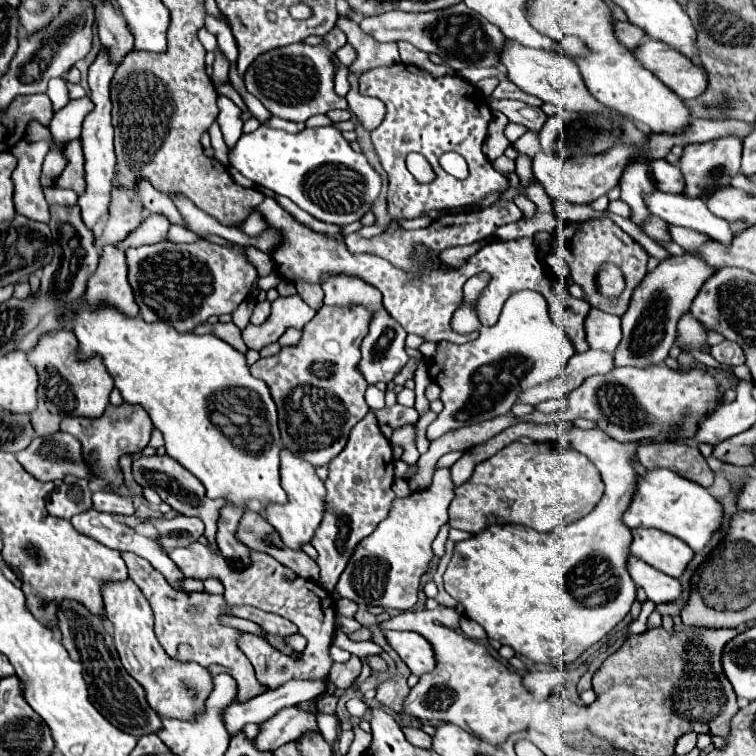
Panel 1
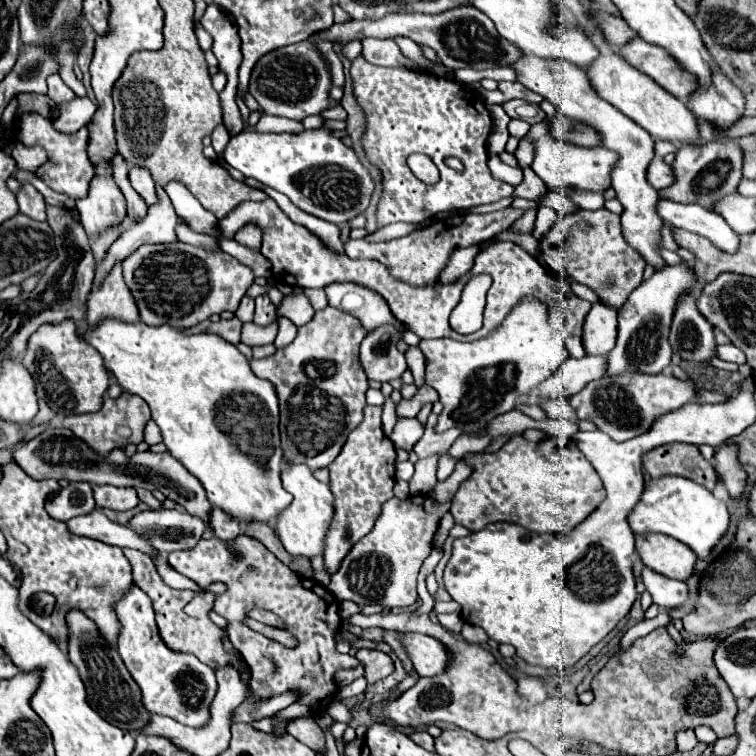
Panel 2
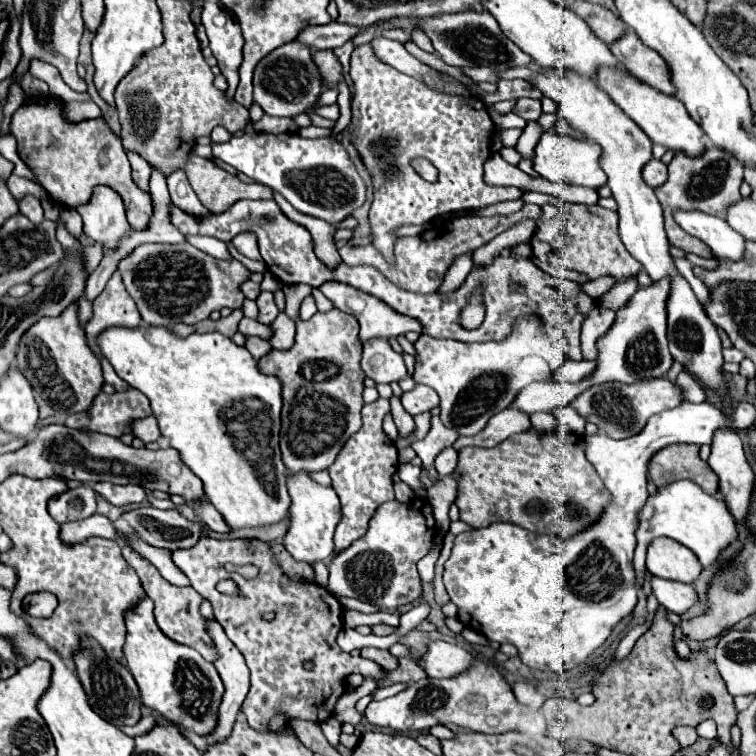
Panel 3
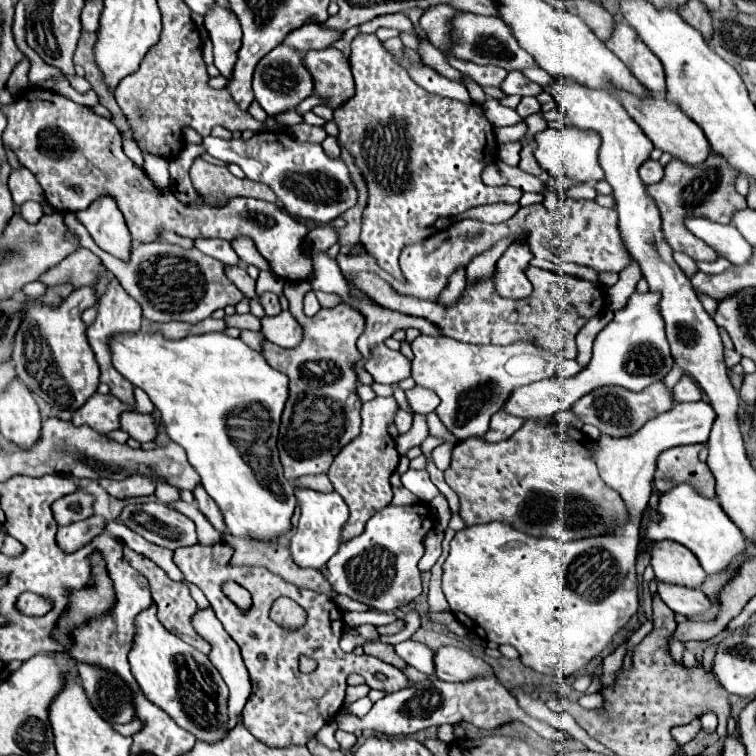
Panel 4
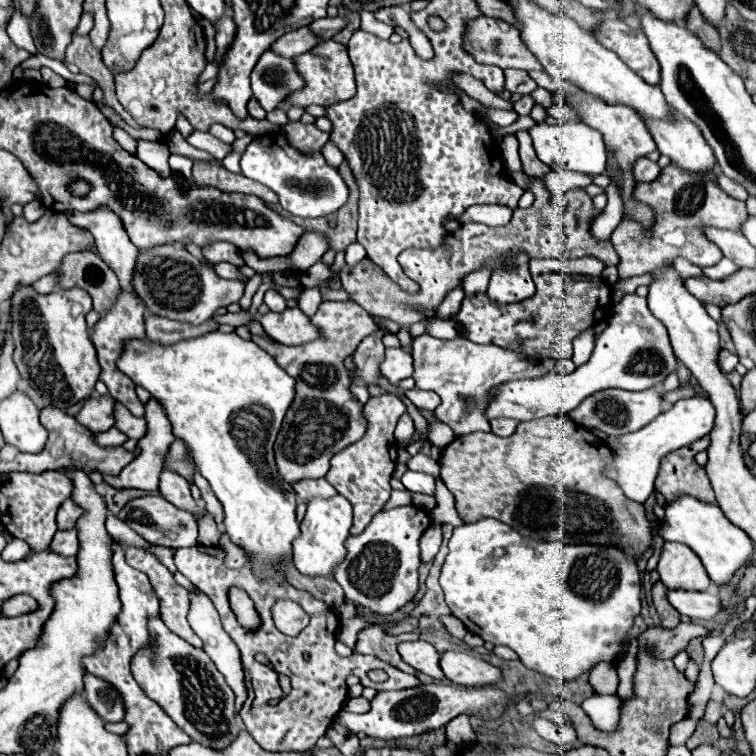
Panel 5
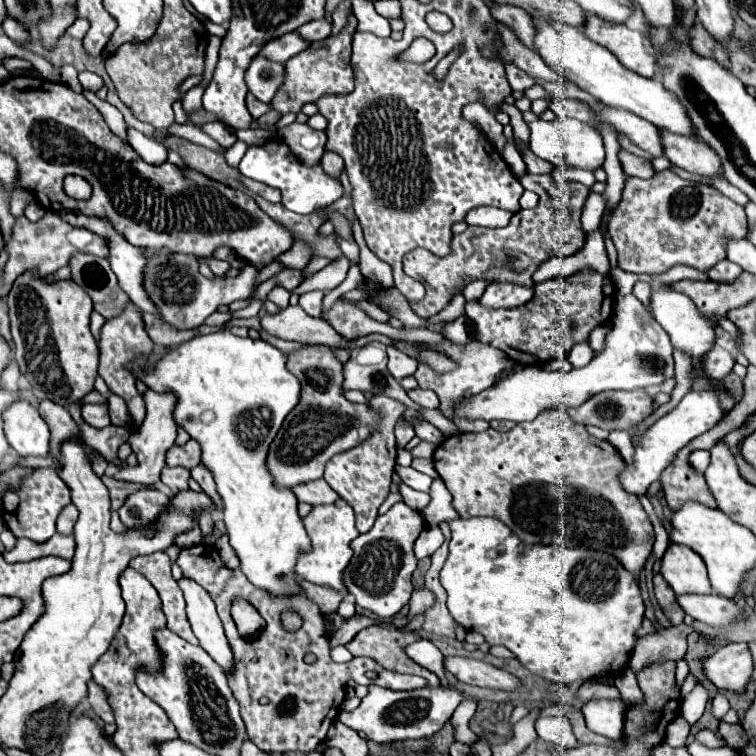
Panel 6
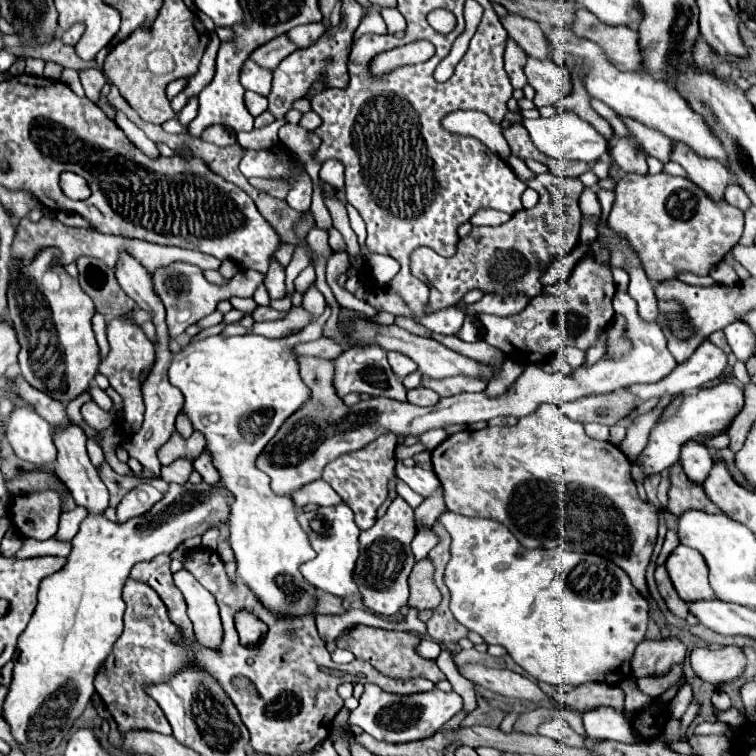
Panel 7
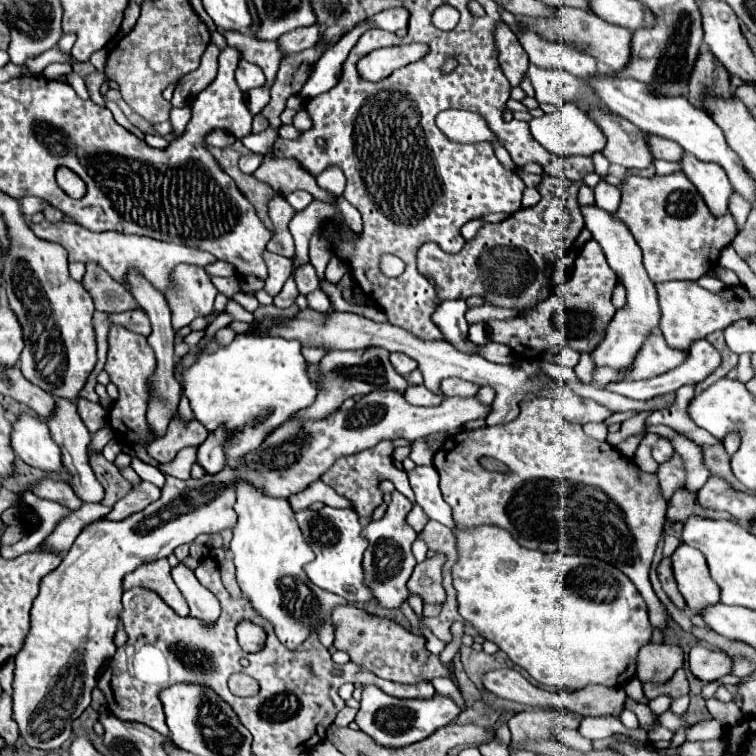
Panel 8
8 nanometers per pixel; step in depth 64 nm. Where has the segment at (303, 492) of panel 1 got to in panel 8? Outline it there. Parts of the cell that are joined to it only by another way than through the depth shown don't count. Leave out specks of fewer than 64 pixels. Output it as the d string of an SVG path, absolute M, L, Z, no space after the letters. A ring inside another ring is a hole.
M324 506L318 512L314 510L300 510L296 512L298 526L306 538L306 542L312 546L316 560L308 566L304 566L306 576L322 590L328 590L332 594L338 594L352 602L368 602L372 600L372 594L362 584L362 554L368 546L368 542L362 538L362 526L352 508L330 508Z

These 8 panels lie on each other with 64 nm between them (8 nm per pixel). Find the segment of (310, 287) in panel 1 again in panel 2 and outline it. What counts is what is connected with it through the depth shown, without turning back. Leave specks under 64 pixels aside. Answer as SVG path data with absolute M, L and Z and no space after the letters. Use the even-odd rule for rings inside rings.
M302 288L302 294L310 300L310 304L312 304L312 308L314 310L322 310L328 302L326 302L326 296L324 296L324 290L312 290L312 288Z

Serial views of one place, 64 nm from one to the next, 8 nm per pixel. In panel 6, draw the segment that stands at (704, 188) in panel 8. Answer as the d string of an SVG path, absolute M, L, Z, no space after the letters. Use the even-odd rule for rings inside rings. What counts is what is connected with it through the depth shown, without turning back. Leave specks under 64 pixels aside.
M660 130L660 138L662 138L664 156L668 156L672 166L684 168L704 178L722 174L720 158L694 132L682 136L682 134L672 134L668 130Z

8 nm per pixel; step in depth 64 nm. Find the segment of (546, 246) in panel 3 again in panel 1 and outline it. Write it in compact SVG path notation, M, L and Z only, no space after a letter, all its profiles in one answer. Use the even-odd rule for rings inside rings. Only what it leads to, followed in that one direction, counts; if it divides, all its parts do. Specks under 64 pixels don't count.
M608 218L588 220L588 222L578 222L578 224L562 224L554 238L554 252L570 264L572 282L584 290L584 300L592 308L598 308L602 312L616 314L616 316L622 316L628 310L632 290L640 284L640 280L646 274L648 252ZM602 262L614 262L624 272L626 290L624 290L624 296L620 296L620 304L604 304L604 300L600 300L600 296L596 296L596 268L600 268Z

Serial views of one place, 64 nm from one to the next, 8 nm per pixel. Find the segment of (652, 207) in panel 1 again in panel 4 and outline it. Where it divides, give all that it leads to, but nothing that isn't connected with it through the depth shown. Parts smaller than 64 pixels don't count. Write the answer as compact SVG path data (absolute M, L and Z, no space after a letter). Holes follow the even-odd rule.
M696 216L684 220L684 226L694 236L704 240L718 256L730 260L732 264L746 264L752 254L752 246L730 224L718 224L708 218Z

